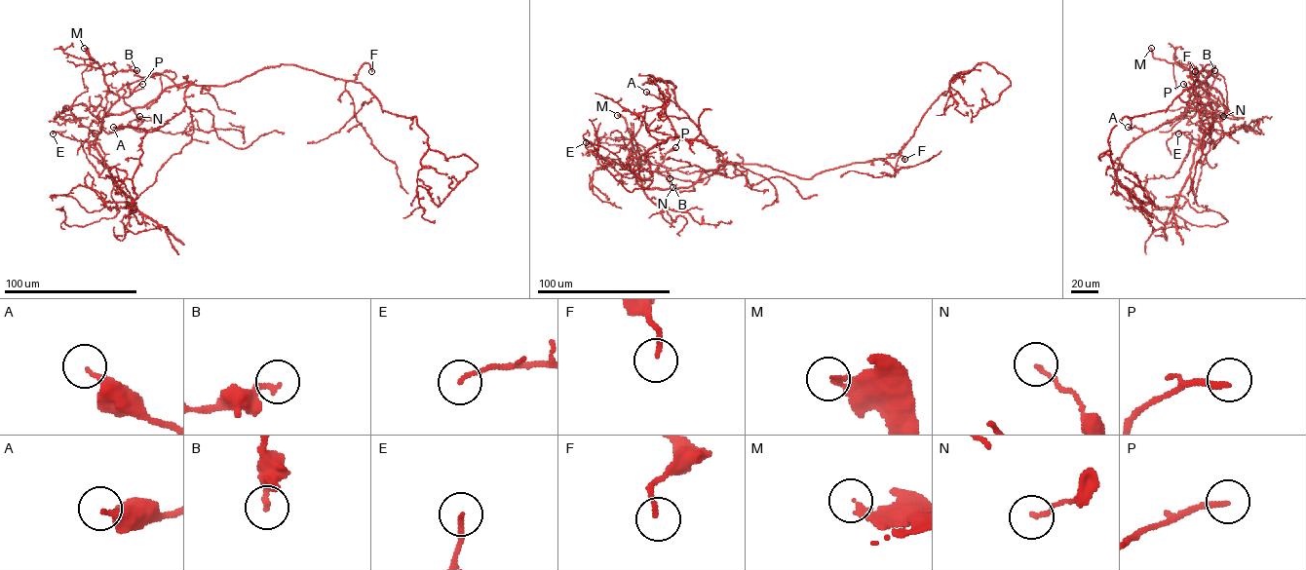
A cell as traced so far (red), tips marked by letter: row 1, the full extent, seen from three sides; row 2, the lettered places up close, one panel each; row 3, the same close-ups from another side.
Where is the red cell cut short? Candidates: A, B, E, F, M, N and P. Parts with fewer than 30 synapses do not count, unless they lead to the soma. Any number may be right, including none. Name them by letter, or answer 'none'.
M

